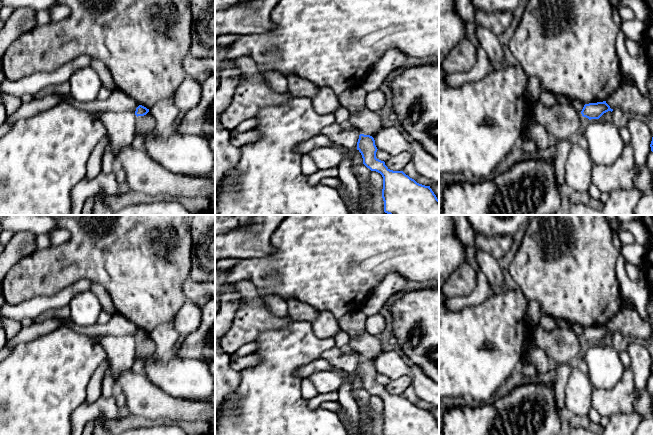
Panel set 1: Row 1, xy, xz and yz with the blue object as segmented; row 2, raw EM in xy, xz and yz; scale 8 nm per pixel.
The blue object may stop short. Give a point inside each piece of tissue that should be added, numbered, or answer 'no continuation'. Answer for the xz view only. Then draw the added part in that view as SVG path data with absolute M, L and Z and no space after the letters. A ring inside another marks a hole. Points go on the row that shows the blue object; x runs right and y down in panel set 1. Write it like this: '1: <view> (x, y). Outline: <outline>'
no continuation

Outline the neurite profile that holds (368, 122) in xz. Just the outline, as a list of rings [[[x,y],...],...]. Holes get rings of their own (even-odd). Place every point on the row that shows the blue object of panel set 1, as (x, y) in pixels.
[[[357,86],[338,95],[340,104],[350,112],[348,124],[357,128],[360,134],[374,135],[382,128],[382,118],[366,107],[367,92]]]

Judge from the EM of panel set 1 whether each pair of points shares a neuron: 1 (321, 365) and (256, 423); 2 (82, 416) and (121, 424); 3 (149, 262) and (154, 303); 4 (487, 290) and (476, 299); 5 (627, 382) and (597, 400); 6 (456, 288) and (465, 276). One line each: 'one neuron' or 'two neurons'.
1: two neurons
2: two neurons
3: one neuron
4: one neuron
5: one neuron
6: one neuron

